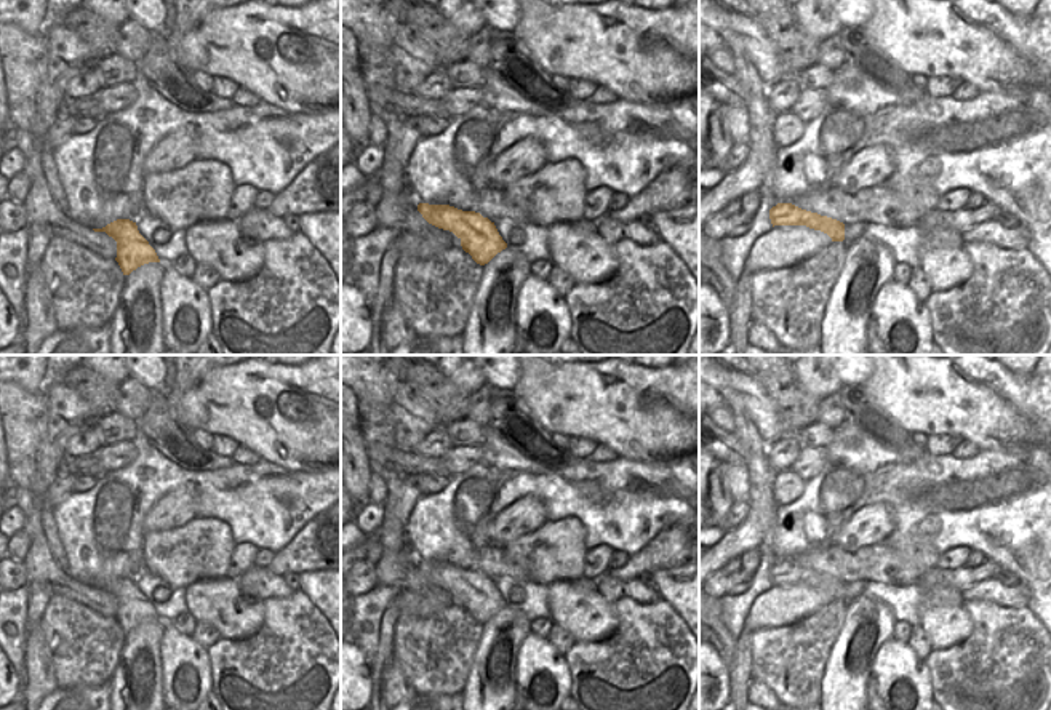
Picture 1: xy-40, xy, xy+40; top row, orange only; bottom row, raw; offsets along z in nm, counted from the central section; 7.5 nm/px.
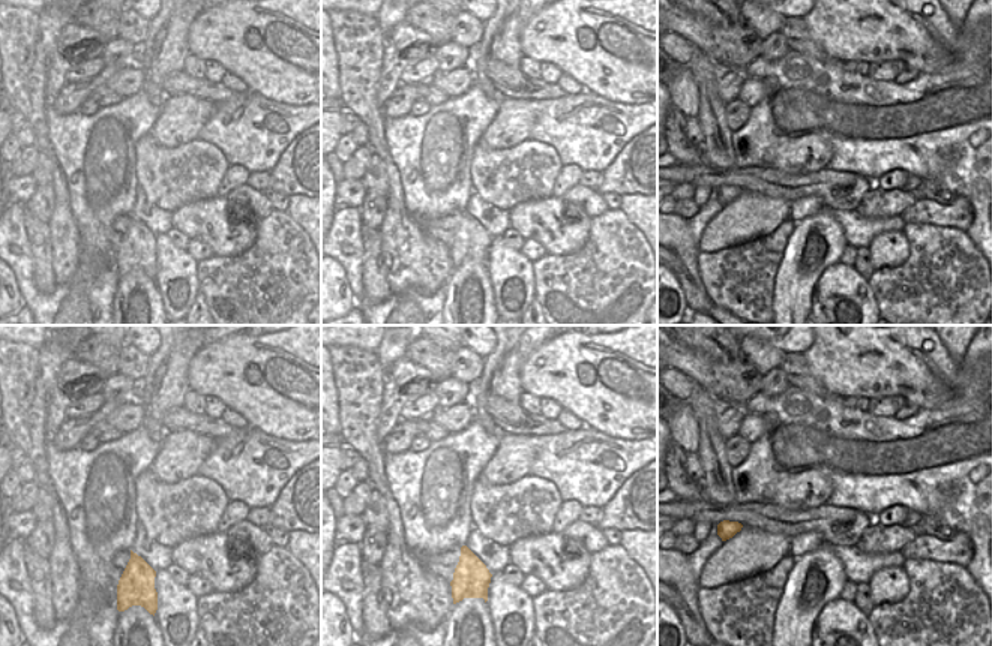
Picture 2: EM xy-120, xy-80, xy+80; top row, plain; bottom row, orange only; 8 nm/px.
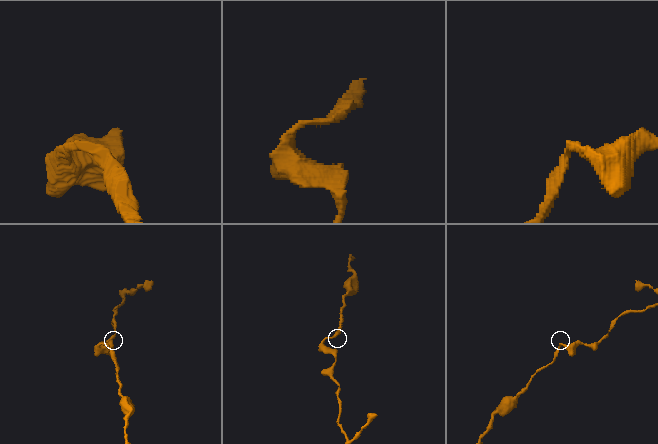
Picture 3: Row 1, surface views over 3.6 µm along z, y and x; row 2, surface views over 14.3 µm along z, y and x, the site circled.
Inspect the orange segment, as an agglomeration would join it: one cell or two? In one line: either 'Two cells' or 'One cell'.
One cell

